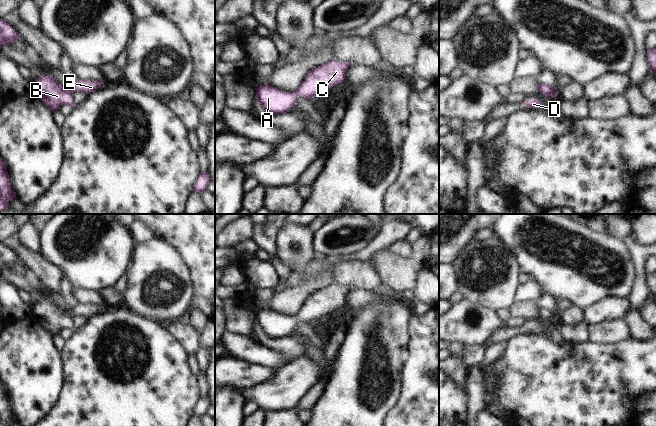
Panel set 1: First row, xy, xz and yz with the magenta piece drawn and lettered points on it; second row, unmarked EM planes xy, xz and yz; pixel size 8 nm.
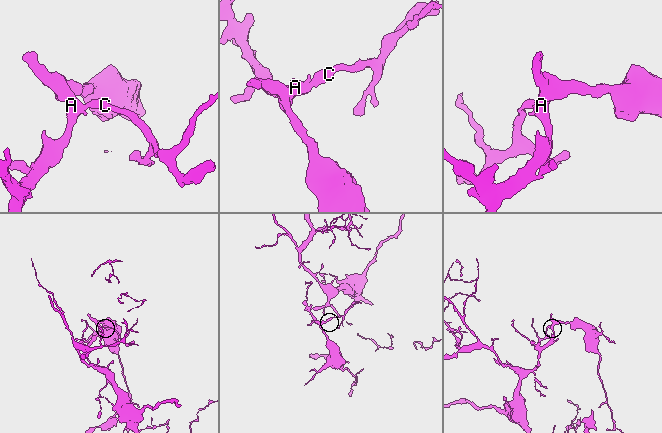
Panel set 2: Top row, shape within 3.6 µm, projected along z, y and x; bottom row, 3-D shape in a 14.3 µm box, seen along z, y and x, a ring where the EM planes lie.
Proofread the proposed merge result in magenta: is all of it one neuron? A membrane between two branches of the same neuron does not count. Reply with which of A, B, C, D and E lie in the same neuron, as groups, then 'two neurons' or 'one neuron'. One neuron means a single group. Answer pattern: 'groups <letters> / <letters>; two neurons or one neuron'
groups A B C D E; one neuron

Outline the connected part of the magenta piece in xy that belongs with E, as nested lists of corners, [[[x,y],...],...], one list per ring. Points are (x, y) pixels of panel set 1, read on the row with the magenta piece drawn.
[[[43,75],[32,82],[32,91],[36,93],[42,102],[52,111],[58,110],[63,104],[71,107],[76,105],[73,102],[72,94],[75,91],[85,92],[87,94],[97,90],[104,82],[78,80],[73,85],[63,85],[57,82],[51,75]]]

